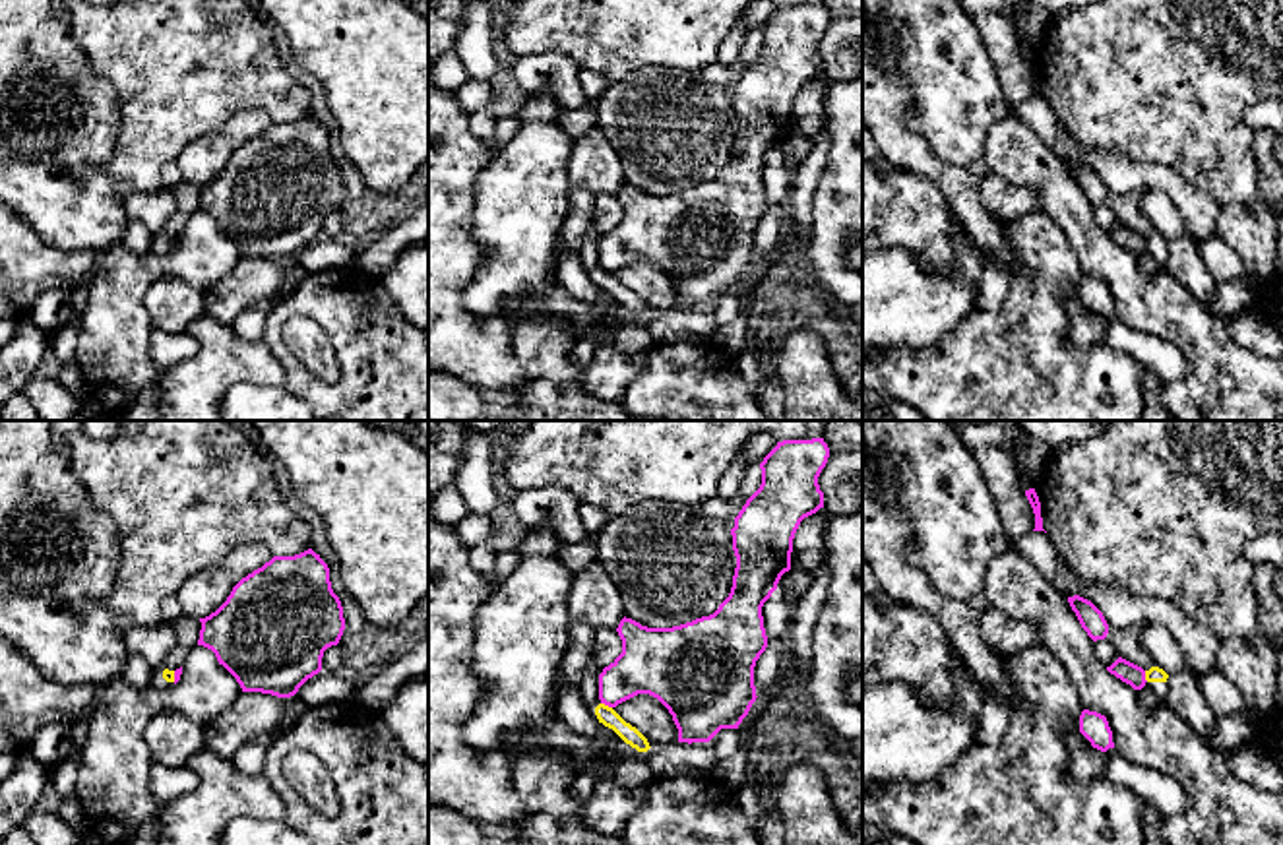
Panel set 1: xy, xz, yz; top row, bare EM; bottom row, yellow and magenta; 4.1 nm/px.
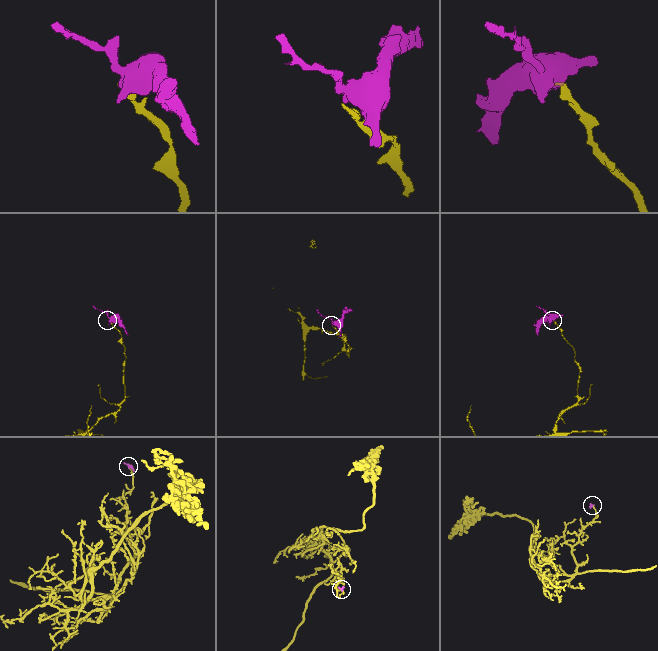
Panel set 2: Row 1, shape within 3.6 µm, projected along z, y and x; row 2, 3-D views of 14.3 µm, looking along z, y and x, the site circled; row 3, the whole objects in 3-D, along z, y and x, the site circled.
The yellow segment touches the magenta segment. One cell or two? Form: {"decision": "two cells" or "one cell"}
{"decision": "two cells"}

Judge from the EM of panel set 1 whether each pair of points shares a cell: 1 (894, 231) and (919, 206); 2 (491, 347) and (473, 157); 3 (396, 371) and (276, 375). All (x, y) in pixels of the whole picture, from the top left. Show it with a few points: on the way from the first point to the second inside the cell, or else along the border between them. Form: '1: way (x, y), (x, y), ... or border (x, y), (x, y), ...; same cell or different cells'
1: way (900, 225), (913, 212); same cell
2: way (448, 301), (448, 206); same cell
3: border (262, 340), (281, 365), (285, 384); different cells

